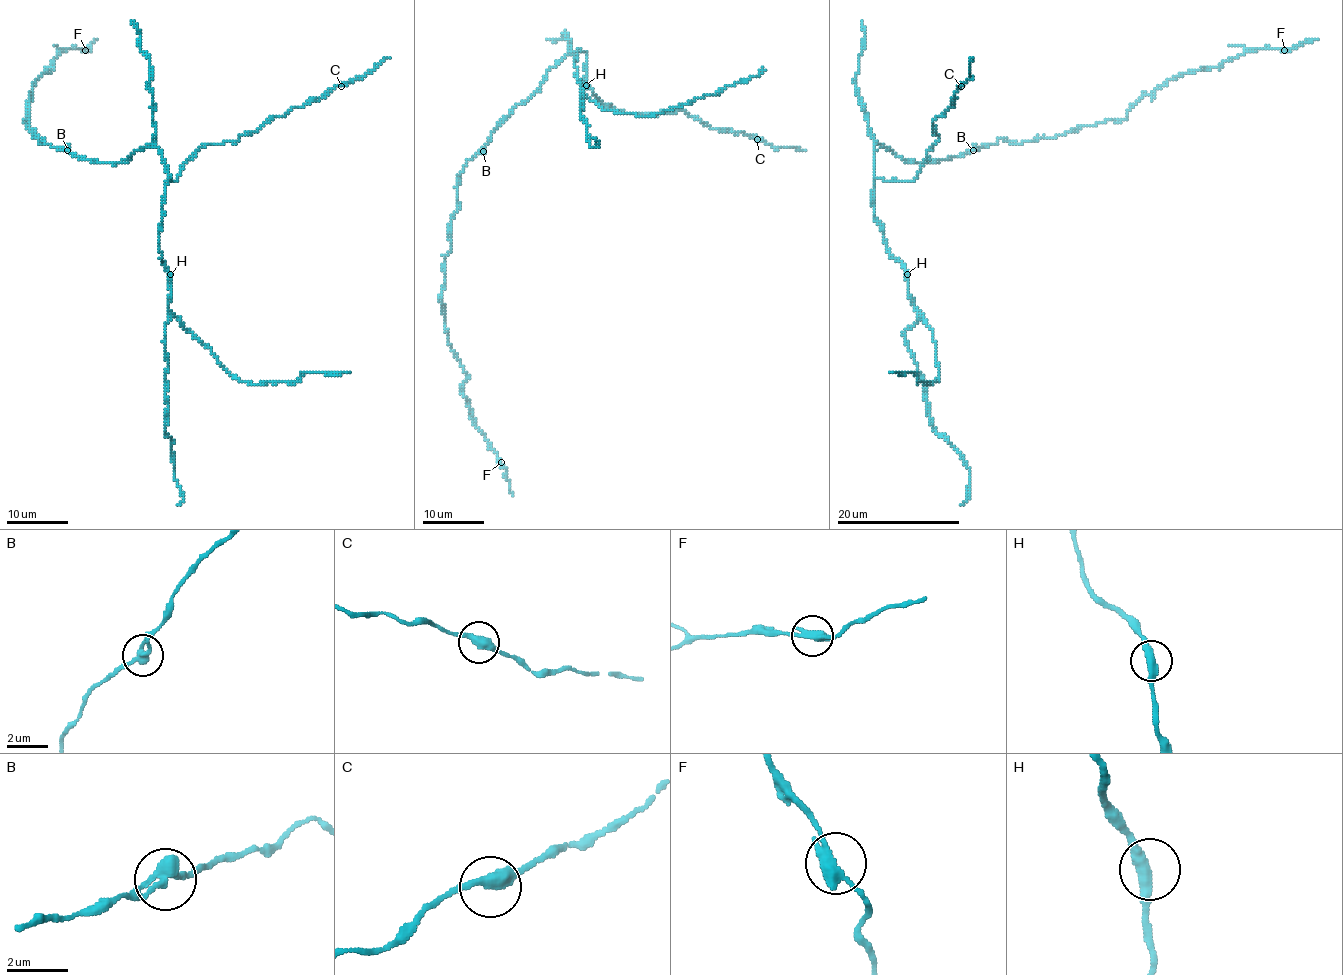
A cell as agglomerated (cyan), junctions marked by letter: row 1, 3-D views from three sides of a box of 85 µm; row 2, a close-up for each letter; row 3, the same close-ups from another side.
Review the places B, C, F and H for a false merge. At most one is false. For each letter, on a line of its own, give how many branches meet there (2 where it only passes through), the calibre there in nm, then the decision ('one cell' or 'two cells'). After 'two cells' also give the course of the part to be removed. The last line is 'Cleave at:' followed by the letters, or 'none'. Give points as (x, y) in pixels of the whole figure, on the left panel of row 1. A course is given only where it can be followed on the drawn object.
B: branches 2; calibre 380 nm; one cell
C: branches 2; calibre 380 nm; one cell
F: branches 2; calibre 360 nm; one cell
H: branches 2; calibre 360 nm; one cell
Cleave at: none

